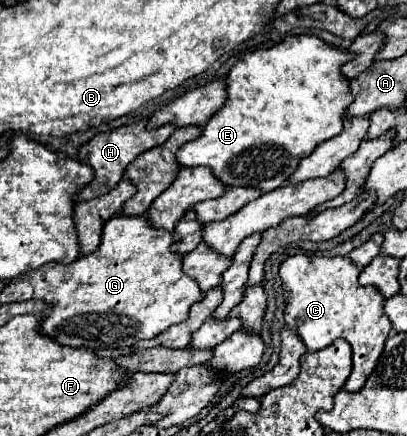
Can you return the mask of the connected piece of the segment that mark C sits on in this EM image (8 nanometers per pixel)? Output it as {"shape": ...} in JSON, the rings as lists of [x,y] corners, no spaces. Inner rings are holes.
{"shape":[[[305,254],[289,256],[281,268],[285,298],[285,324],[303,340],[309,352],[327,348],[335,340],[343,338],[353,348],[353,370],[345,382],[347,392],[357,392],[373,372],[383,344],[391,332],[391,322],[383,312],[385,298],[377,288],[359,286],[359,268],[351,260],[335,258],[309,258]]]}

